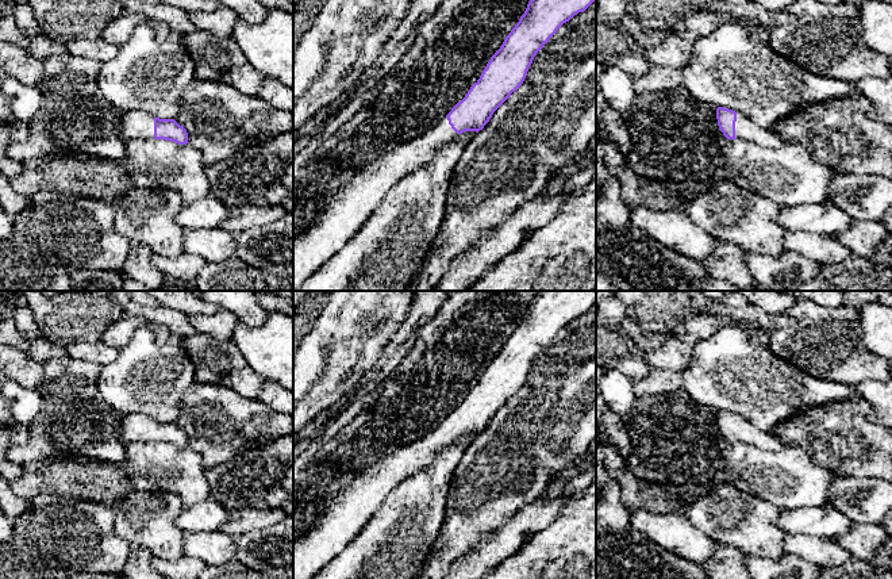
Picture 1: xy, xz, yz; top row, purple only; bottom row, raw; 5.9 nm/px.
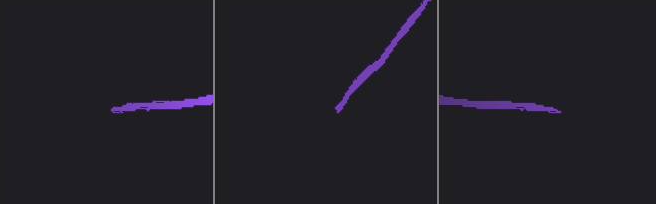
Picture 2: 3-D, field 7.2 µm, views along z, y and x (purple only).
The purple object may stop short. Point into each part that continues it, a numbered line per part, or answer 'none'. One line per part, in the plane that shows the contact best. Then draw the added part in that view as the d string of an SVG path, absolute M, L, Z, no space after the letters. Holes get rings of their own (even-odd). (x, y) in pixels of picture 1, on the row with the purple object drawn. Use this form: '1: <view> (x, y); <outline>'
1: yz (745, 129); M737 112L735 138L747 139L762 147L778 147L785 142L777 137L770 129L764 129L754 123L750 118Z

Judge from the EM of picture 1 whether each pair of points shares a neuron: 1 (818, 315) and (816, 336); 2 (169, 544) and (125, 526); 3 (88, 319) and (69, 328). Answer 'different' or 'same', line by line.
1: different
2: same
3: same

